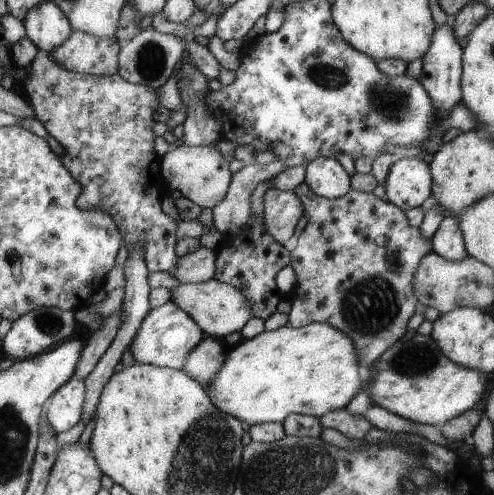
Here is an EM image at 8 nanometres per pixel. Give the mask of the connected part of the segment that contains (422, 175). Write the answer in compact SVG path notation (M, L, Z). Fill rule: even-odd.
M401 158L393 164L384 184L388 202L399 208L420 207L433 195L434 179L431 164L417 158Z

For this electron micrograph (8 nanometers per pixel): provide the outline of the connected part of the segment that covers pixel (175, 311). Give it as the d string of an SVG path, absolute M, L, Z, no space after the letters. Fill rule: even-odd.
M167 302L160 308L155 306L141 324L141 329L131 345L134 359L146 364L173 368L183 371L185 360L193 348L197 348L207 335L199 327L199 324L183 311L175 302Z

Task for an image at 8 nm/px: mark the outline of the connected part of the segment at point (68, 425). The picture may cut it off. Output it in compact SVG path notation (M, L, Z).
M74 376L51 396L47 415L58 434L72 430L80 423L87 392L84 380Z

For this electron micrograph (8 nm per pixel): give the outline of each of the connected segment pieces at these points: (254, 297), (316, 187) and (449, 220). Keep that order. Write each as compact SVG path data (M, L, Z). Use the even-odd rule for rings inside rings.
M251 213L249 224L243 228L239 236L222 235L216 255L214 278L237 286L244 293L249 298L249 302L253 304L253 317L266 322L276 312L279 302L289 298L279 290L275 278L285 266L292 265L292 252L289 252L283 244L277 242L269 234L264 215L262 219L259 219Z
M319 157L308 164L305 184L309 192L335 200L352 190L352 177L339 160Z
M448 214L433 238L433 251L449 261L461 261L470 257L459 220Z

